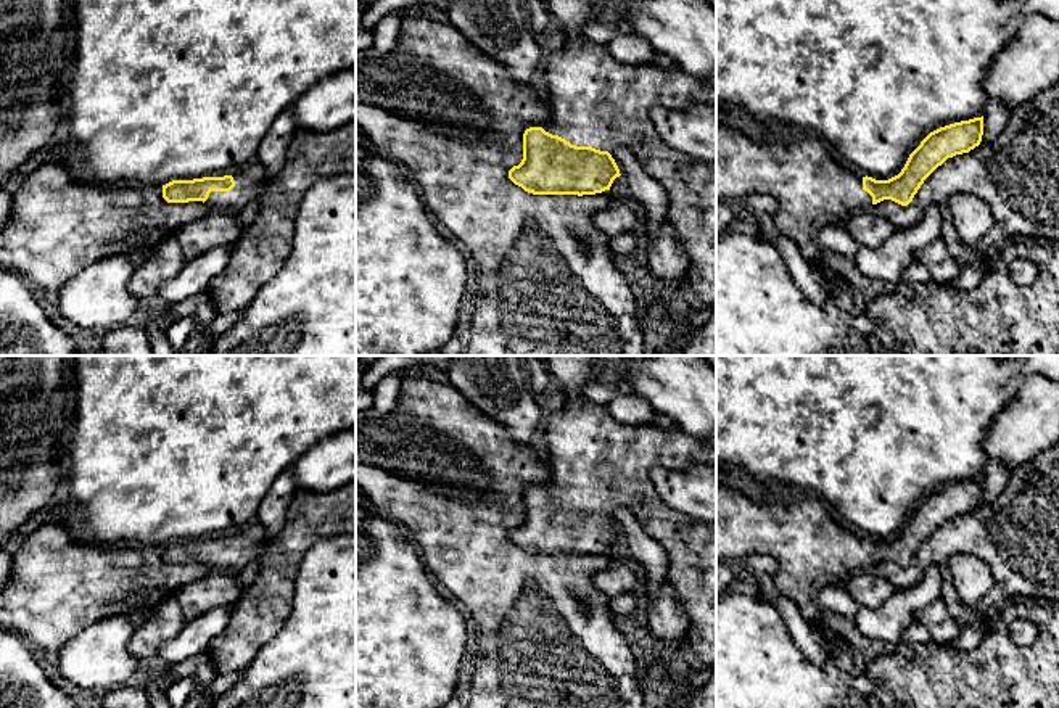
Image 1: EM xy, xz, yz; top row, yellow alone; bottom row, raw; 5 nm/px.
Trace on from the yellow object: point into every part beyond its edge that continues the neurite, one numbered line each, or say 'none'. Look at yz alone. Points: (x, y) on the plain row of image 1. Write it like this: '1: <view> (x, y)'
1: yz (811, 551)

